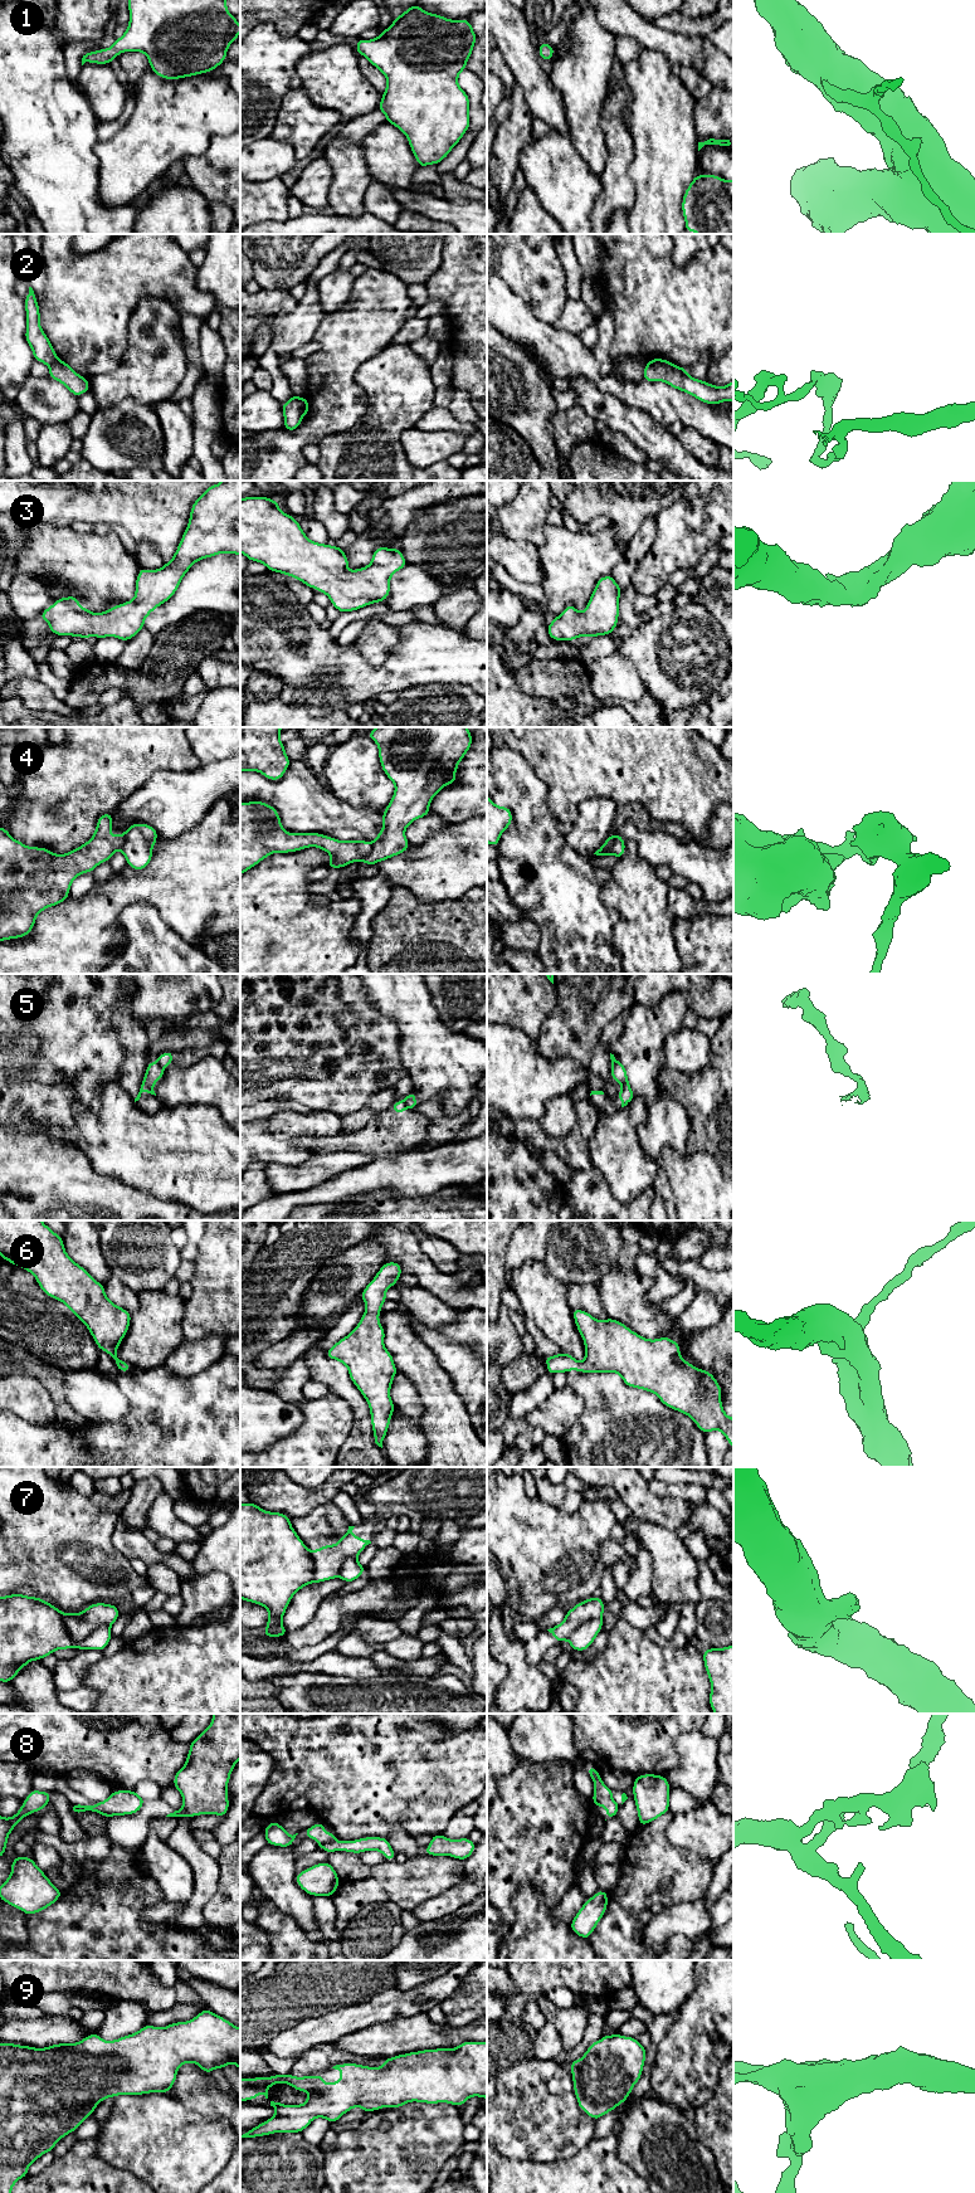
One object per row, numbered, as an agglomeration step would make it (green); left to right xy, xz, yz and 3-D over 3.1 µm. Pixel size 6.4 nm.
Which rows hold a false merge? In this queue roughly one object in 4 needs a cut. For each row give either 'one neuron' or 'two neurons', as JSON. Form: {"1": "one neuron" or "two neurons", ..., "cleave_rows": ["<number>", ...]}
{"1": "one neuron", "2": "two neurons", "3": "one neuron", "4": "two neurons", "5": "two neurons", "6": "one neuron", "7": "two neurons", "8": "two neurons", "9": "one neuron", "cleave_rows": ["2", "4", "5", "7", "8"]}

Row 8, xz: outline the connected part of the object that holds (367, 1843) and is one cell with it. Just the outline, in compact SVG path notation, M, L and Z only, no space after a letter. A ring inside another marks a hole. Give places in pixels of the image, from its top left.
M364 1837L355 1841L331 1842L318 1844L323 1851L331 1853L335 1851L346 1851L351 1853L362 1853L365 1851L380 1851L386 1861L394 1861L395 1852L390 1847L389 1838Z

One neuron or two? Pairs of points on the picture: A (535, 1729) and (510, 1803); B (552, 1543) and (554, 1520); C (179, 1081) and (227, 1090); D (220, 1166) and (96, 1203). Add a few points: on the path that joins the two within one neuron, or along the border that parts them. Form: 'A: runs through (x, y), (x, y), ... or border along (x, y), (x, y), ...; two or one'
A: border along (517, 1755), (536, 1763), (554, 1760); two
B: runs through (552, 1538), (552, 1525); one
C: runs through (190, 1085), (211, 1085), (215, 1087); one
D: border along (112, 1177), (166, 1202); two

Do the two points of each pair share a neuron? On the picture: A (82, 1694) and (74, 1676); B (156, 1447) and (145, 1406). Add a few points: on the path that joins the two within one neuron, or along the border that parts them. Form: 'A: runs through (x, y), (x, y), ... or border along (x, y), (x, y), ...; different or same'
A: border along (83, 1685), (77, 1689), (57, 1691); different
B: runs through (156, 1437), (156, 1431), (149, 1423), (149, 1416); same

